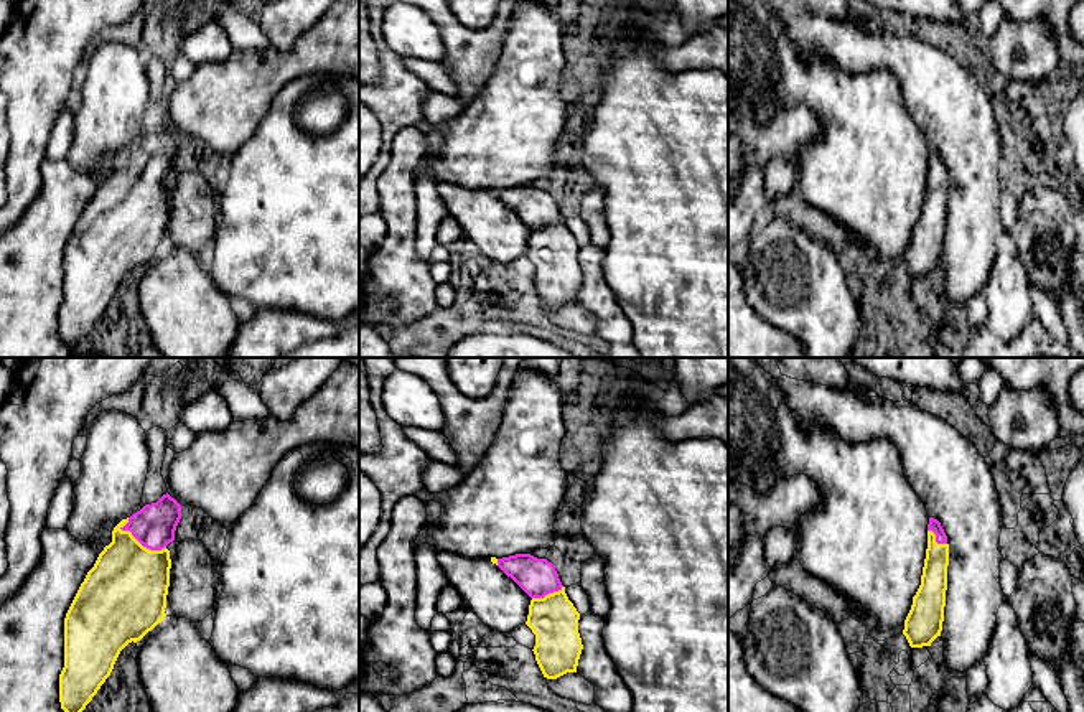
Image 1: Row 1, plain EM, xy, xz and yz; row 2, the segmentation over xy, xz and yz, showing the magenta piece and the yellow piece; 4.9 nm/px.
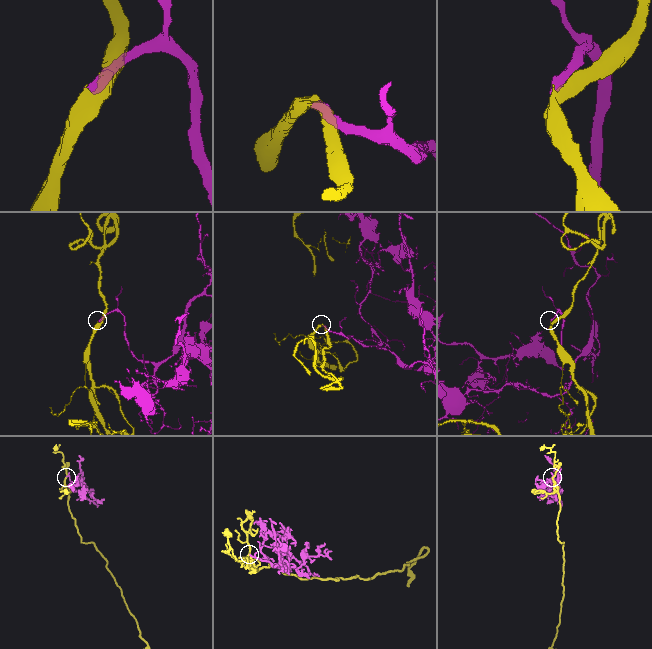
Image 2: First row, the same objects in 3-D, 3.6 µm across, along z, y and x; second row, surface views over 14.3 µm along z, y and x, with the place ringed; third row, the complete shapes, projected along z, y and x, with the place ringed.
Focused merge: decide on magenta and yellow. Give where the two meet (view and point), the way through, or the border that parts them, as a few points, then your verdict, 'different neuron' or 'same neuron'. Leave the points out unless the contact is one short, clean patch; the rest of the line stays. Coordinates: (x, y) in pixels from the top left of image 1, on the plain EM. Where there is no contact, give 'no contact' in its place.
xy (142, 175) | same neuron

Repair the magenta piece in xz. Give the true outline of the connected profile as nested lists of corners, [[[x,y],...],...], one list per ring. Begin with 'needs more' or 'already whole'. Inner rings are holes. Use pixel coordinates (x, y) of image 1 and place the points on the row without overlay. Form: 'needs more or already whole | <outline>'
needs more | [[[530,185],[491,188],[532,231],[526,255],[535,265],[535,292],[547,310],[577,303],[583,280],[580,244],[568,231],[555,196]]]

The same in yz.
needs more | [[[929,148],[921,216],[913,227],[903,265],[911,279],[931,277],[941,267],[947,221],[949,175],[941,153]]]

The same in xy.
needs more | [[[168,124],[157,134],[145,135],[130,148],[122,150],[112,162],[112,173],[99,185],[94,198],[87,203],[64,249],[64,298],[59,305],[61,340],[76,348],[97,325],[110,307],[120,282],[128,274],[140,272],[152,262],[166,244],[171,190],[166,176],[175,171],[175,162],[181,150],[181,135]]]

